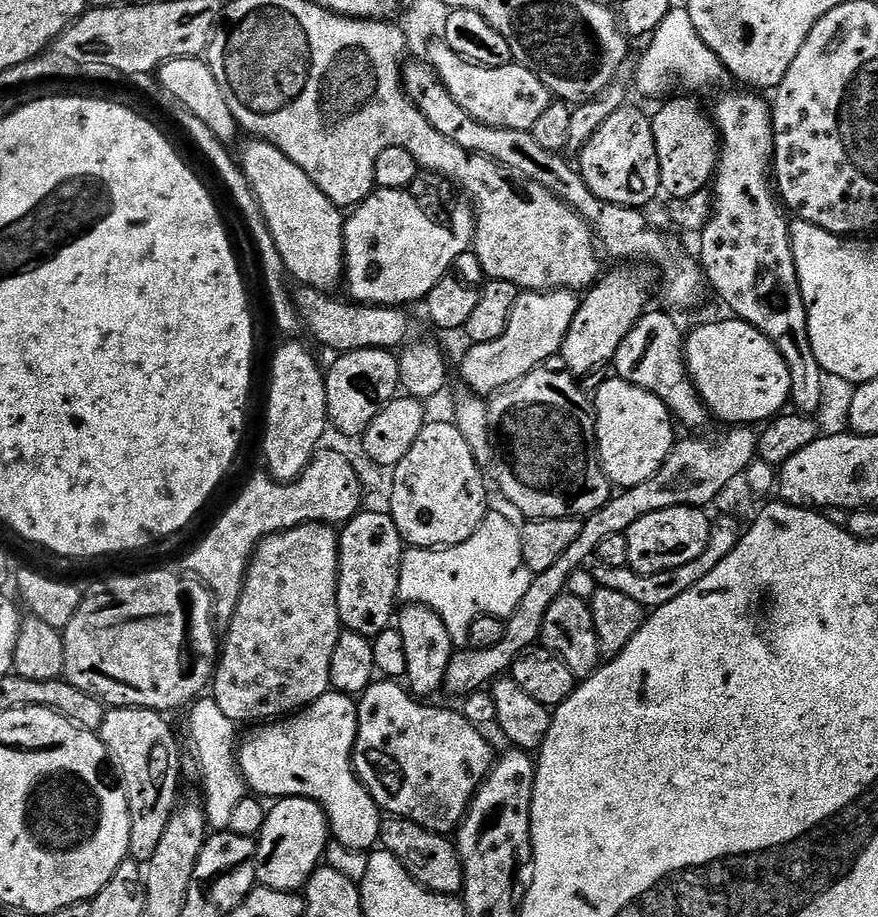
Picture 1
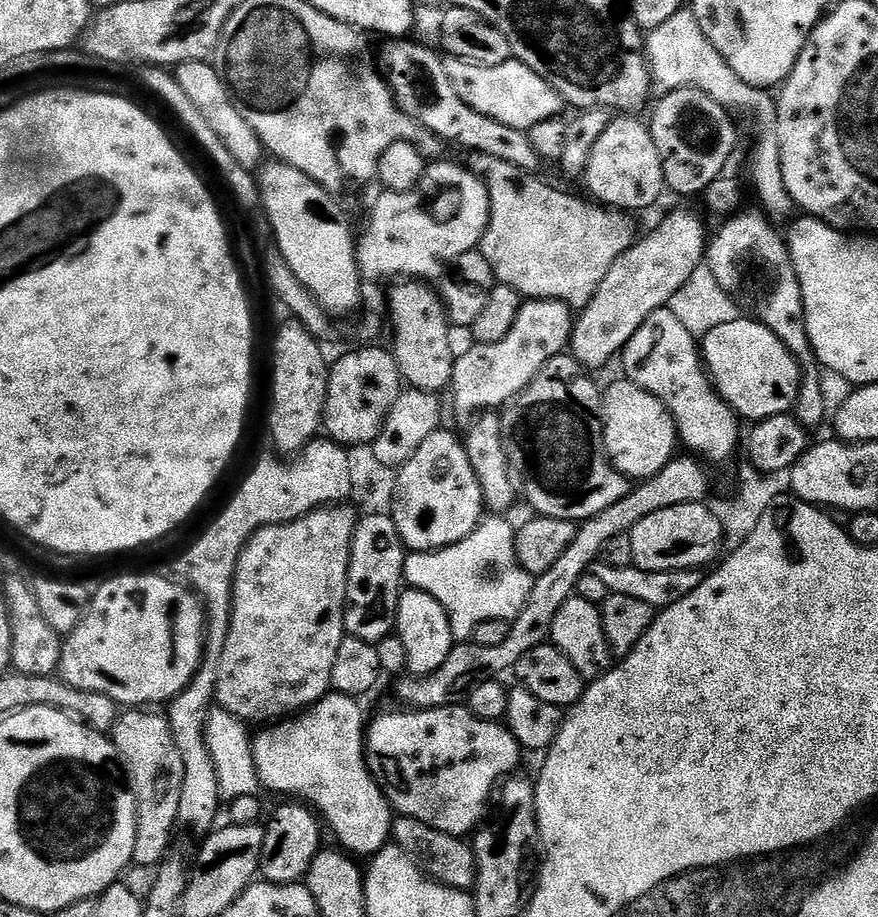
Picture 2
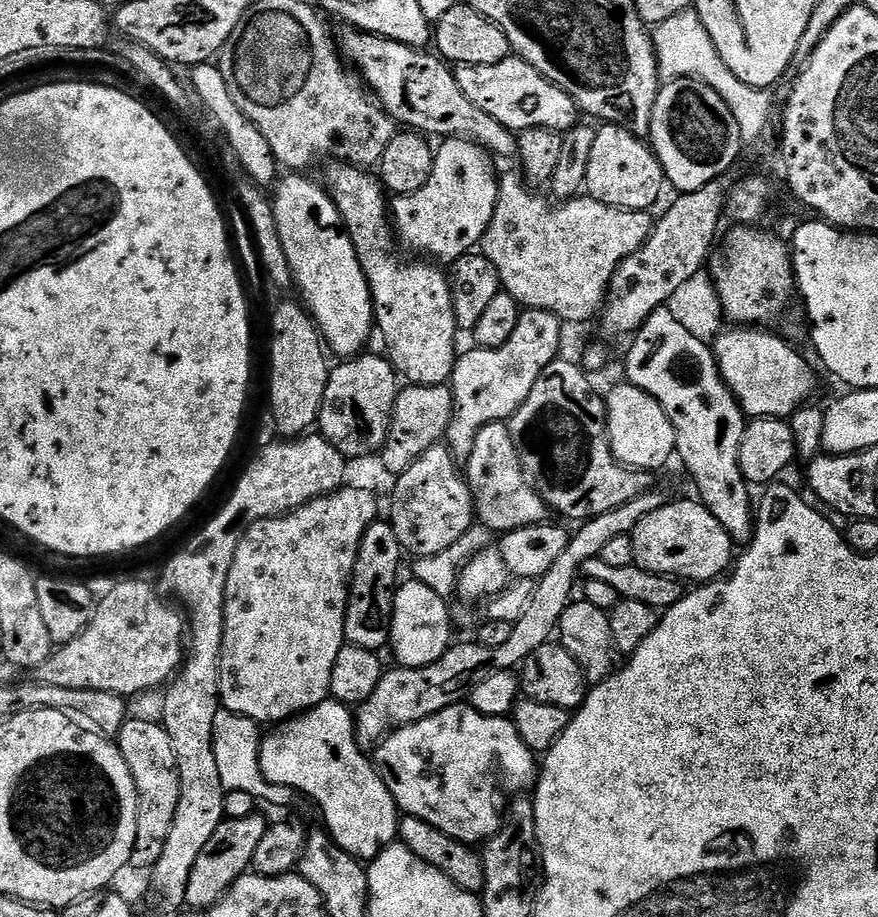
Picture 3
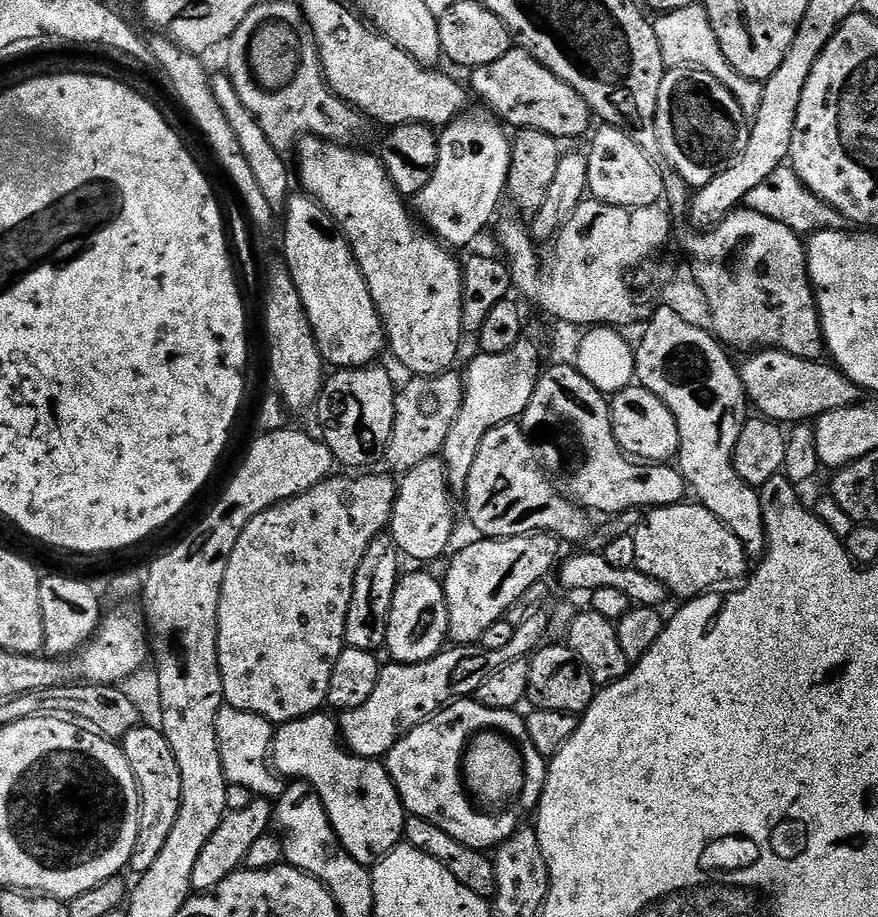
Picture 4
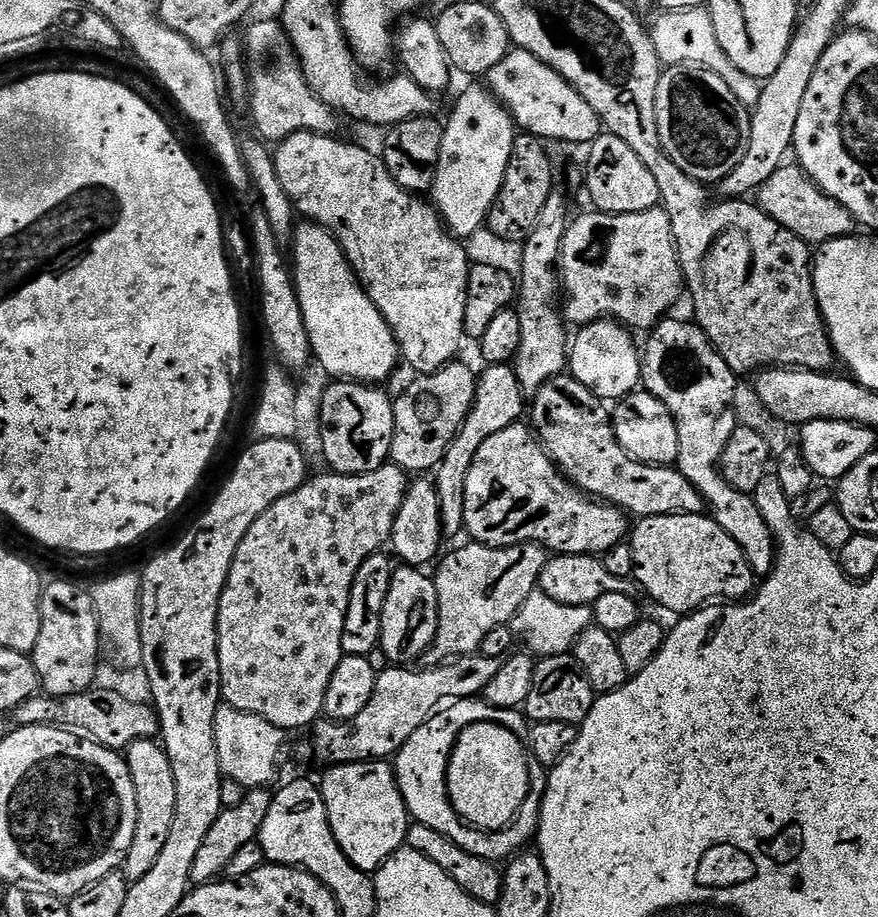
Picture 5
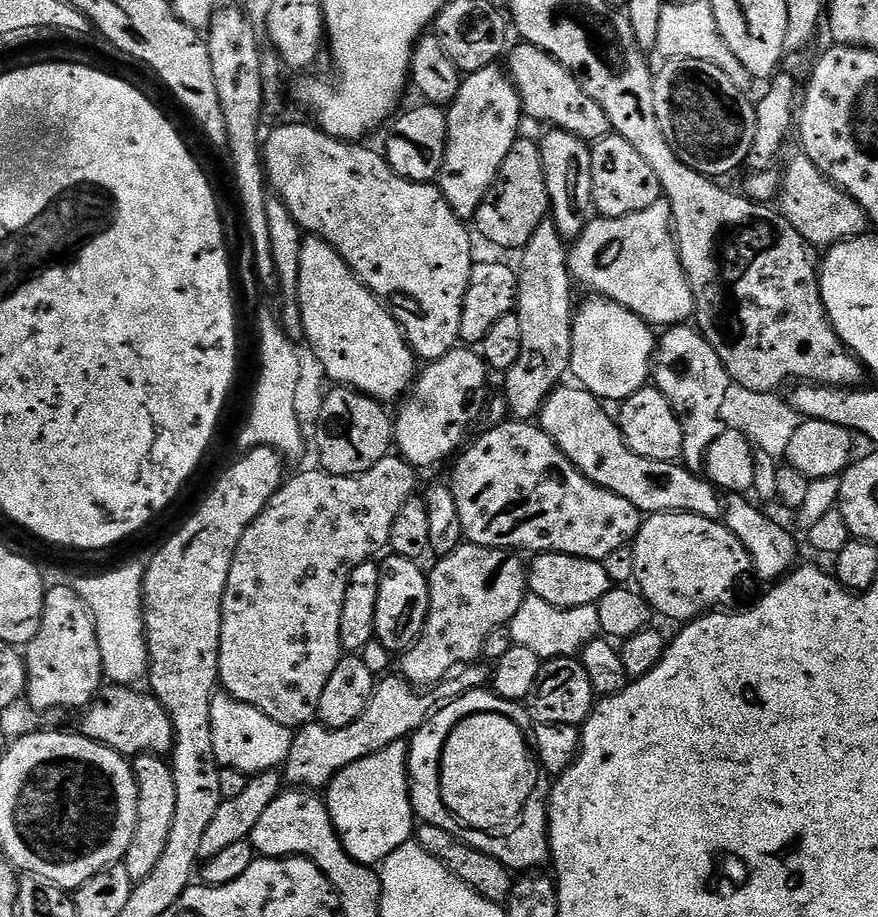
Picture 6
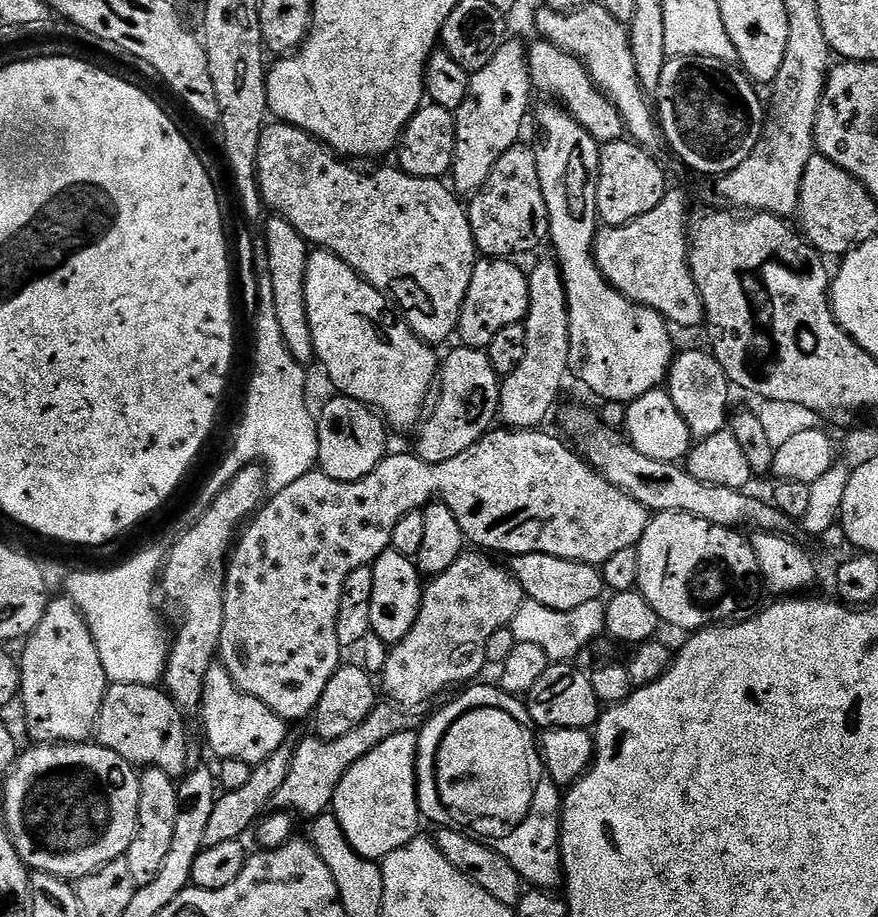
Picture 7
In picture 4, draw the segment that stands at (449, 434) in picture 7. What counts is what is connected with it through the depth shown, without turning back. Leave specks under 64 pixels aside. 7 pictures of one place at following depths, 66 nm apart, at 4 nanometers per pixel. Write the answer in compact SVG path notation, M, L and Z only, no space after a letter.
M449 370L441 376L417 376L409 381L405 388L403 385L397 391L394 430L384 451L383 463L388 464L387 471L392 474L409 472L421 462L439 457L446 434L450 434L450 426L454 426L458 410L462 410L464 378L459 371Z

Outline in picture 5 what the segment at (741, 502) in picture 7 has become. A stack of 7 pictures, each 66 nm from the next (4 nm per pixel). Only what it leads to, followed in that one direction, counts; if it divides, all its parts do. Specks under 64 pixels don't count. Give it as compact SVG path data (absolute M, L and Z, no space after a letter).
M561 374L555 376L550 382L546 382L546 386L542 386L542 390L536 392L534 399L530 404L530 416L532 412L532 420L530 419L531 427L534 429L543 449L552 457L552 461L555 462L556 467L576 485L582 492L587 492L589 496L603 500L609 504L614 504L618 508L624 509L625 513L631 514L636 518L643 518L645 516L669 516L675 512L699 512L705 511L706 505L704 502L704 496L701 492L696 490L690 482L686 482L686 478L680 473L679 468L675 466L669 466L666 464L643 464L638 462L630 454L626 454L626 450L622 450L622 446L618 442L618 438L614 434L612 429L612 418L607 408L605 401L601 400L599 396L595 396L591 390L586 386L582 386L582 382L578 382L571 374Z

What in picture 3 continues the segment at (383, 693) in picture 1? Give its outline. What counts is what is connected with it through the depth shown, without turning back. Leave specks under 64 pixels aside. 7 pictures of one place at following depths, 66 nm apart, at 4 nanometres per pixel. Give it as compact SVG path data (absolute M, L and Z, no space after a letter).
M464 702L451 704L448 708L442 709L438 714L434 714L430 718L422 718L418 722L406 725L405 728L398 728L392 731L387 738L376 745L374 749L374 763L376 765L376 773L380 775L382 782L386 782L386 786L394 798L396 807L400 809L403 815L422 818L422 822L430 822L430 826L442 830L442 834L450 834L450 838L461 840L463 844L470 844L473 846L479 845L485 840L489 840L489 838L500 829L501 823L506 815L506 799L504 800L504 795L506 795L507 792L512 792L511 794L520 794L525 790L531 789L538 776L537 757L526 746L526 742L522 742L516 725L512 723L511 719L502 716L478 714L478 710L474 710Z

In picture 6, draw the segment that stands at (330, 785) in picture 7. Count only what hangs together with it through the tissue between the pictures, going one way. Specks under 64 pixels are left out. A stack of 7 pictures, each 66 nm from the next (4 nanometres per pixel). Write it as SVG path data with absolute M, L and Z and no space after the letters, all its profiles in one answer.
M399 674L388 676L385 680L383 677L358 722L350 722L350 726L341 728L327 728L325 724L313 722L305 724L293 735L288 760L282 766L283 779L287 783L289 780L296 790L327 789L328 783L346 766L370 754L378 754L394 742L407 741L413 732L418 731L438 704L434 697L428 695L432 694L413 688Z

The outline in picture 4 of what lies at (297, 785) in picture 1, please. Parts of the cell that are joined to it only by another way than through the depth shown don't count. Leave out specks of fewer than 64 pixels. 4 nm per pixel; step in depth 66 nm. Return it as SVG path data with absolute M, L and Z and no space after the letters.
M324 710L312 712L308 716L291 720L275 729L274 748L277 753L280 751L281 769L279 768L279 771L285 777L292 776L288 778L306 783L315 790L326 806L326 814L330 818L344 849L359 864L372 866L386 854L390 854L390 850L394 850L396 845L404 840L406 819L404 804L400 800L400 795L390 778L387 767L380 760L367 760L349 752L340 739L340 726L337 717L335 715L327 716L327 714L332 715Z

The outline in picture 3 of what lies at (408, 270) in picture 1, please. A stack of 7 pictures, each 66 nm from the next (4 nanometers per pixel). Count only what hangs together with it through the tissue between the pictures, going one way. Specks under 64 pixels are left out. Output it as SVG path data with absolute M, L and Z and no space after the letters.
M448 138L441 144L444 145L435 149L436 161L426 186L422 186L422 190L414 194L395 197L390 204L390 220L394 225L395 235L403 247L405 244L406 247L421 252L424 255L421 257L431 258L436 262L444 262L440 260L451 262L469 255L475 249L472 247L475 244L477 247L483 241L486 230L494 218L500 182L498 172L492 169L494 157L487 149L459 138Z

